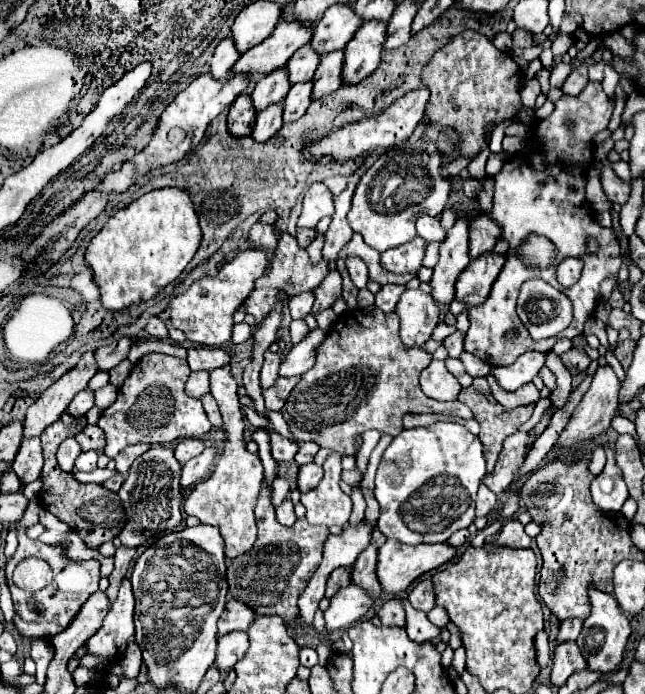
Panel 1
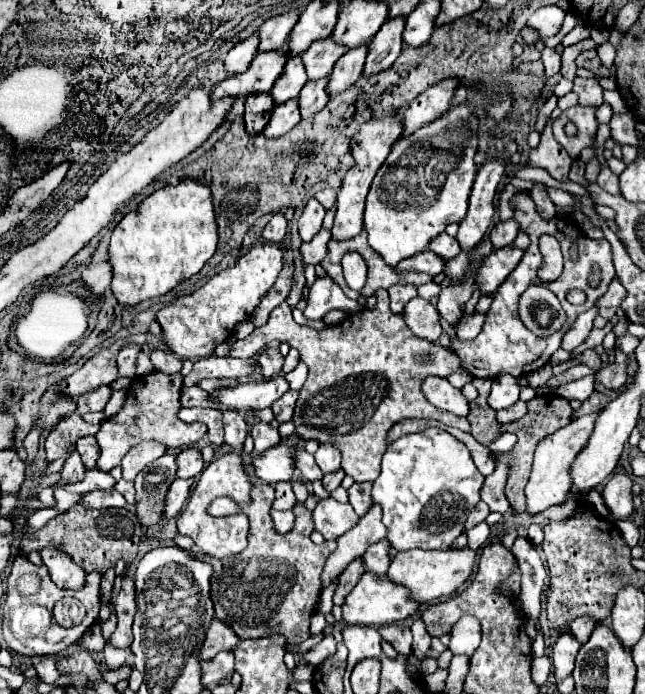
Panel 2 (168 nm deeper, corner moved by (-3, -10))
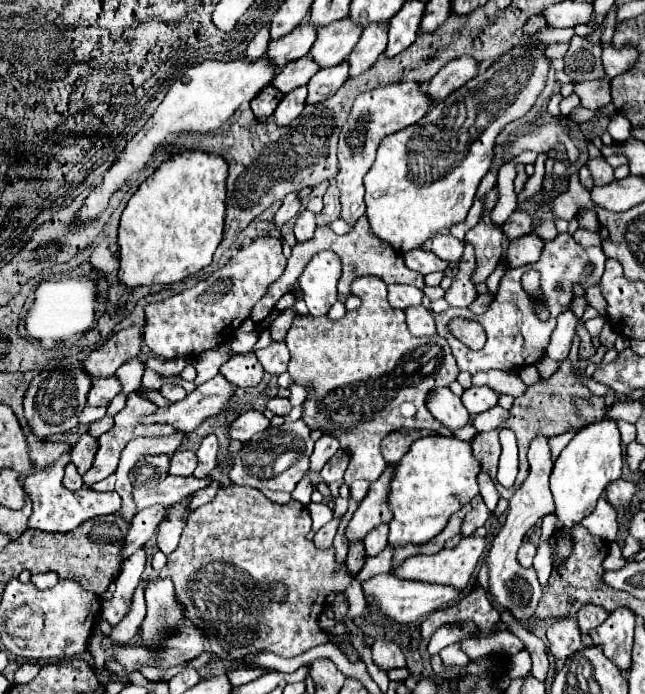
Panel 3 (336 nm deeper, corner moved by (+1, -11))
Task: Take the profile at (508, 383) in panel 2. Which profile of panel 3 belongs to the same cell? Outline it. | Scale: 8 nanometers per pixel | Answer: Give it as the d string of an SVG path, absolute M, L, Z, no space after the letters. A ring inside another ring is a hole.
M470 387L462 393L462 403L470 415L488 411L498 401L498 395L490 387Z

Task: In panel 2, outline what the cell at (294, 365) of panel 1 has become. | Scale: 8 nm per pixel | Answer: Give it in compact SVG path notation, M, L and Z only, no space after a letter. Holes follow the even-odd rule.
M278 376L266 382L248 382L238 384L236 388L226 388L222 392L212 392L212 396L220 402L220 410L252 410L252 408L268 408L276 402L284 392L288 392L290 384L286 378Z

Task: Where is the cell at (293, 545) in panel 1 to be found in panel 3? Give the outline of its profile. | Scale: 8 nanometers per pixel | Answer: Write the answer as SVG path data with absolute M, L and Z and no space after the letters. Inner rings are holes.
M224 485L218 489L218 495L198 507L194 511L194 515L188 517L188 523L182 531L182 539L180 539L180 545L178 549L168 555L168 563L166 567L158 573L158 579L162 577L170 577L172 583L174 583L174 589L176 589L176 599L178 603L182 603L184 607L184 615L190 623L194 623L198 629L202 629L202 633L206 635L208 643L210 643L210 651L216 659L224 661L242 661L246 655L252 655L252 653L258 653L258 651L270 651L270 653L276 653L280 657L296 657L304 651L308 651L310 647L316 647L316 645L322 645L322 643L328 643L328 635L318 627L318 617L320 613L324 611L324 605L326 605L326 597L330 593L338 593L338 591L346 591L346 587L352 583L354 575L350 575L350 571L346 571L346 565L338 565L336 561L336 551L334 547L330 549L316 549L312 541L306 539L306 533L310 531L310 513L304 505L300 505L298 501L290 501L286 505L278 505L278 503L272 503L268 497L264 497L258 489L254 487L240 487L240 485Z

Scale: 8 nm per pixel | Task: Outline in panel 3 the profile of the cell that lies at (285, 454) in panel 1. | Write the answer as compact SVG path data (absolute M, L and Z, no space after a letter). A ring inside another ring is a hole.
M250 409L250 411L246 411L246 413L242 413L242 415L238 415L236 419L230 421L226 437L246 443L252 435L264 431L266 427L270 427L270 421L264 417L264 413Z

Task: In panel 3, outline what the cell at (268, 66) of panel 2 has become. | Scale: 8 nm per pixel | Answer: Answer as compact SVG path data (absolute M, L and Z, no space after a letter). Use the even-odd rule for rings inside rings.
M304 21L292 33L272 41L268 45L266 55L270 55L270 59L278 67L284 67L286 63L290 63L294 59L304 57L310 51L310 47L314 45L314 39L316 39L316 27L310 25L310 21Z

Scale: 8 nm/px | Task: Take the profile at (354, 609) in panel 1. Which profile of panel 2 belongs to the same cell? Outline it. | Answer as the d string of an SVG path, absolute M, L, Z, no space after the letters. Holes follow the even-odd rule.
M364 572L354 590L342 604L342 622L348 626L384 626L402 622L418 610L418 602L410 600L410 592L404 586L396 586L388 578L378 578L372 572Z

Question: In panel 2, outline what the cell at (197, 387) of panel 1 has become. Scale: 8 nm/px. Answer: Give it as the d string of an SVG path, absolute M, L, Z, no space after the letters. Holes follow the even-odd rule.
M198 384L192 386L192 388L182 388L182 398L180 398L180 404L186 408L186 406L210 406L210 408L220 408L218 400L214 400L210 396L210 392L202 390Z

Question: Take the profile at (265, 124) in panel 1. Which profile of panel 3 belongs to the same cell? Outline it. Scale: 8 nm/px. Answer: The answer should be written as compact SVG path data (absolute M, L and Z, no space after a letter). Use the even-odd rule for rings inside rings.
M298 87L298 89L290 91L288 95L284 95L284 99L280 101L280 105L278 105L278 109L274 111L272 119L274 119L280 127L282 127L282 125L288 125L290 121L294 121L294 119L302 113L302 109L304 109L304 105L306 105L306 95L308 95L308 89L306 89L306 87Z

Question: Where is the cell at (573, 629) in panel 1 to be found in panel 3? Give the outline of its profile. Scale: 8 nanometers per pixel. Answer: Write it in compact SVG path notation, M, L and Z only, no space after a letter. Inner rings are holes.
M584 605L580 611L578 611L578 615L576 615L576 619L578 619L578 625L580 625L580 631L582 633L588 633L590 629L594 629L594 627L598 627L604 619L608 617L608 613L604 611L604 607L598 607L598 605Z

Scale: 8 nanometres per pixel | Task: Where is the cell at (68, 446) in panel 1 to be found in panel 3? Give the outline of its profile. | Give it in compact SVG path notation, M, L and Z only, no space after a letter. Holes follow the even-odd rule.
M68 463L66 465L66 473L64 473L64 487L70 489L70 491L78 491L82 487L82 477L80 473L76 471L74 463Z

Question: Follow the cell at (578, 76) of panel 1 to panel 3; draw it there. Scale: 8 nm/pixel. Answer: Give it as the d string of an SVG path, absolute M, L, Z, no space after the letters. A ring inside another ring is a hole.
M584 81L574 87L574 93L580 97L580 105L586 109L600 109L612 101L610 97L610 81Z

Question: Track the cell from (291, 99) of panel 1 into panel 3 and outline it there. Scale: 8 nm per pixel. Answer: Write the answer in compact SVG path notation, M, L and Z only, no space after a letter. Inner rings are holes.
M344 59L342 63L338 63L334 67L320 69L308 81L308 99L306 99L306 103L316 105L316 103L328 99L330 95L334 95L344 85L344 81L348 79L348 69L350 69L348 59Z

